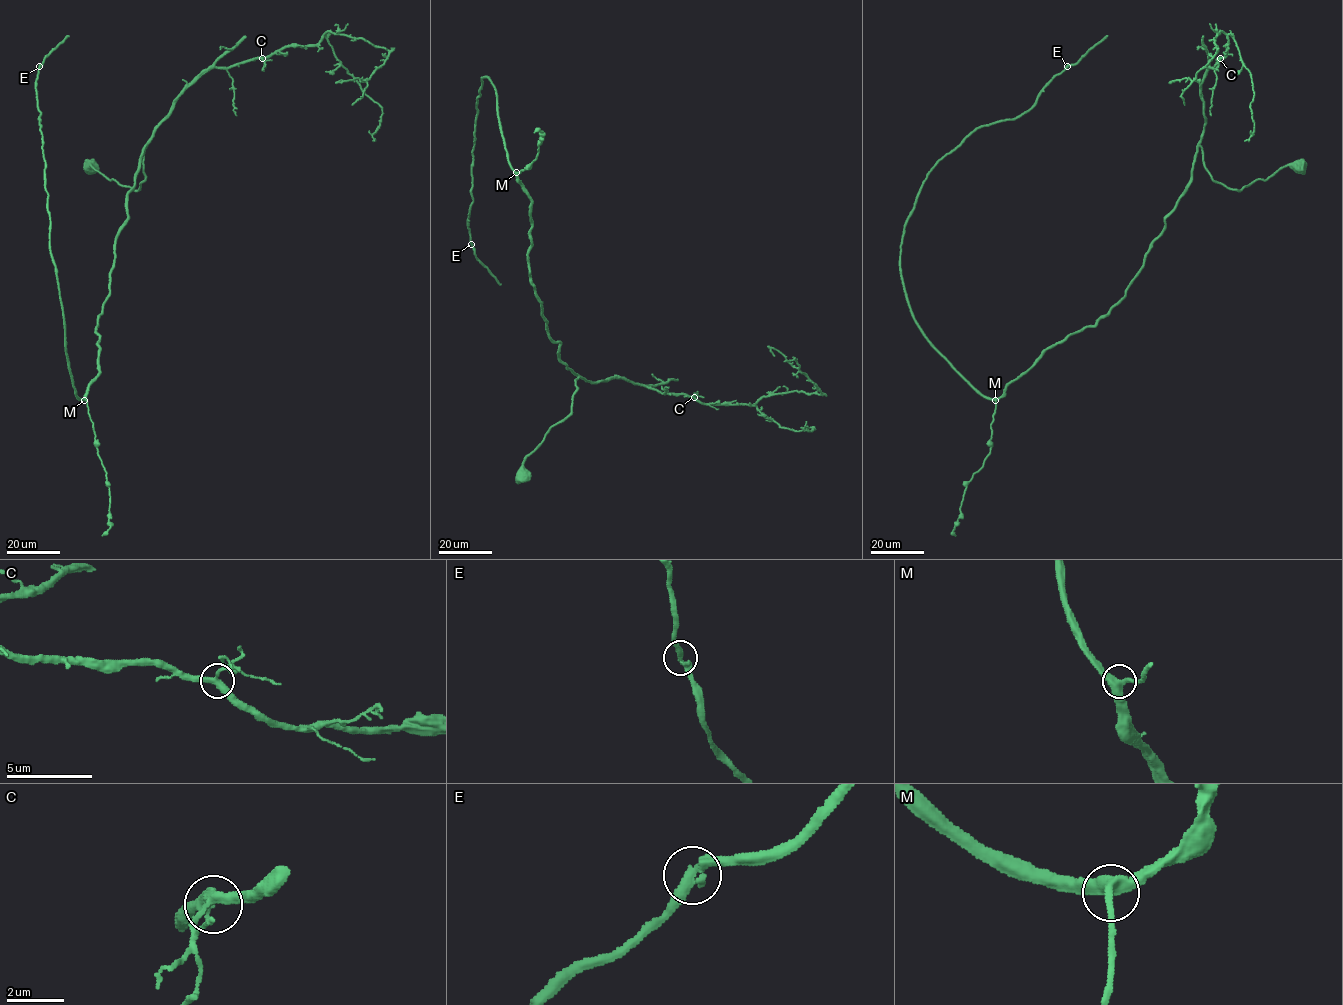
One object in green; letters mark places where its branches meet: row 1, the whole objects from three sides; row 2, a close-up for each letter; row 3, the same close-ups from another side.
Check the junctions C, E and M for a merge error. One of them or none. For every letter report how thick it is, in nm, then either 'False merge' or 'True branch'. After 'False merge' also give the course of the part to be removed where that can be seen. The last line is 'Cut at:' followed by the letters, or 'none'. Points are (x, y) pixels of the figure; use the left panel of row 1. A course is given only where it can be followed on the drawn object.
C: Thickness 320 nm. True branch
E: Thickness 360 nm. False merge. Course of the part to remove: (39, 66), (68, 35)
M: Thickness 400 nm. True branch
Cut at: E

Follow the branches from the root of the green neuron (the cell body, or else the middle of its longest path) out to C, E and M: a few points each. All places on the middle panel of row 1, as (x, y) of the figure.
C: (523, 474), (524, 460), (551, 427), (570, 413), (579, 376), (592, 382), (623, 377), (662, 393), (694, 397)
E: (523, 474), (570, 413), (578, 376), (531, 283), (531, 197), (487, 77), (471, 244)
M: (523, 474), (524, 460), (570, 413), (578, 376), (559, 359), (531, 283), (531, 197), (516, 172)

